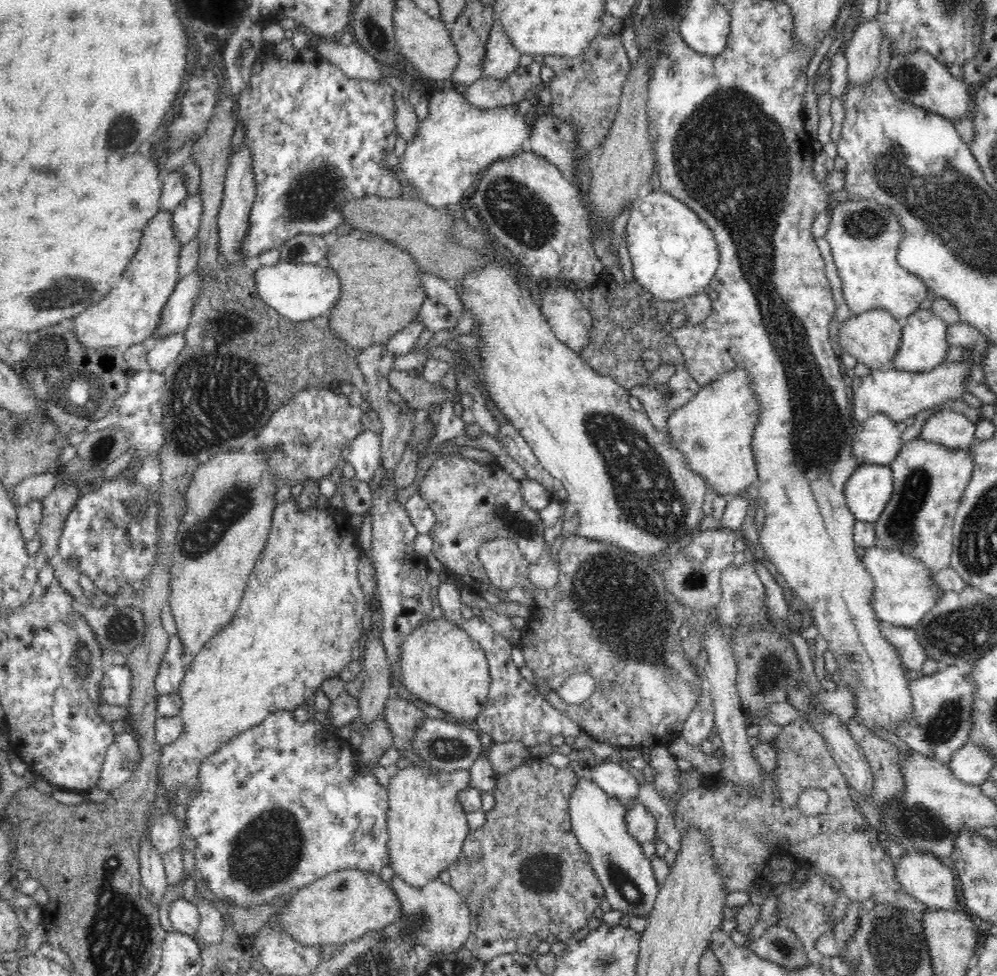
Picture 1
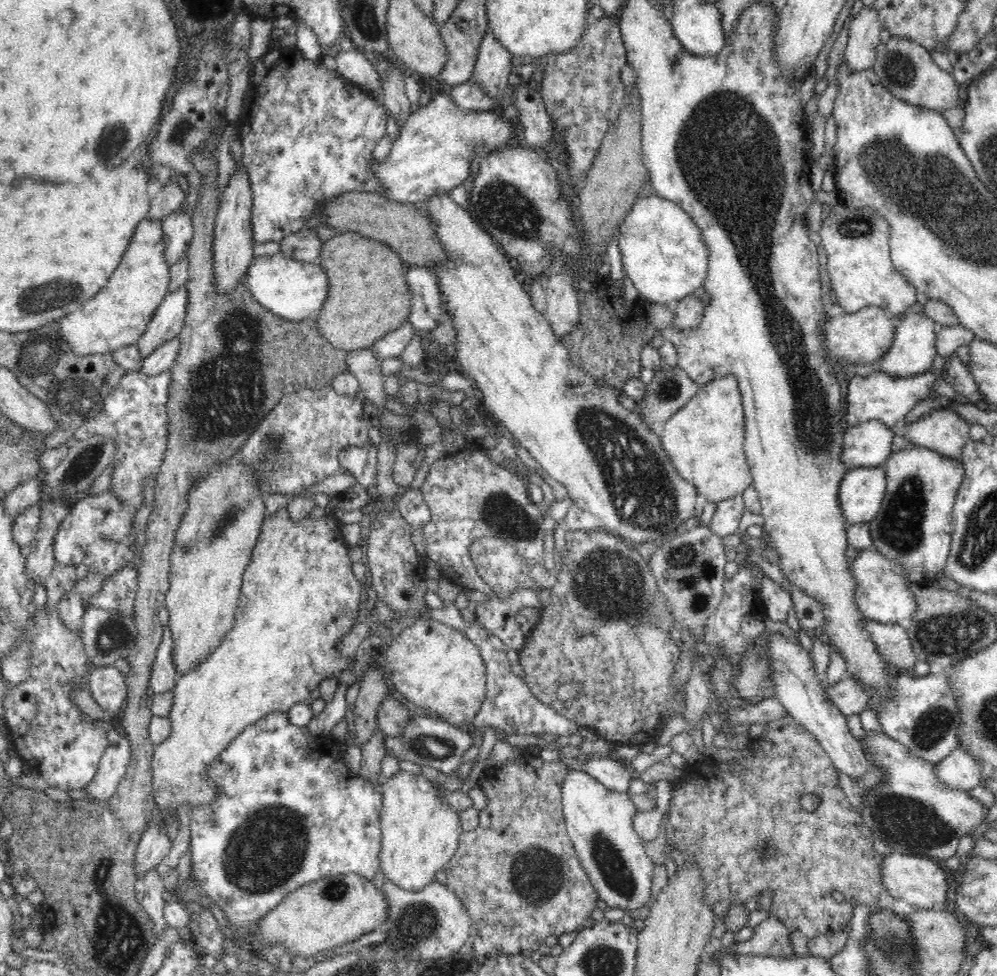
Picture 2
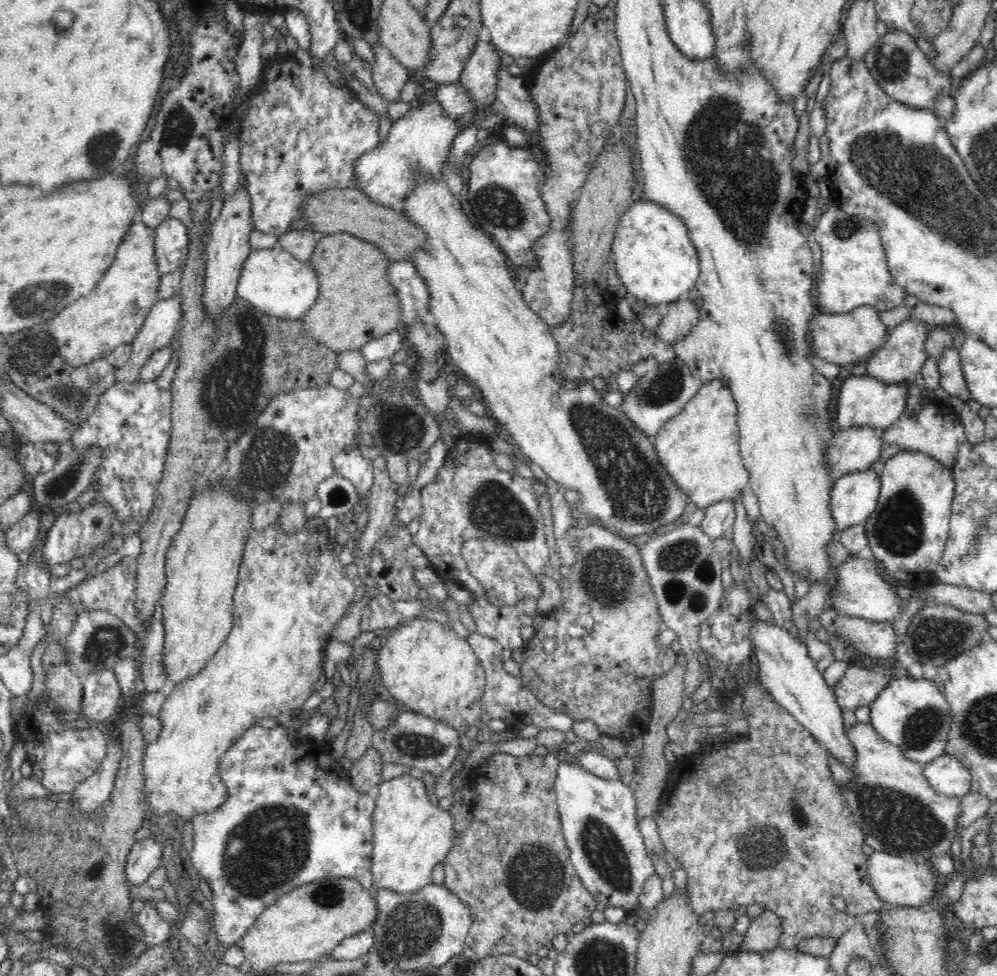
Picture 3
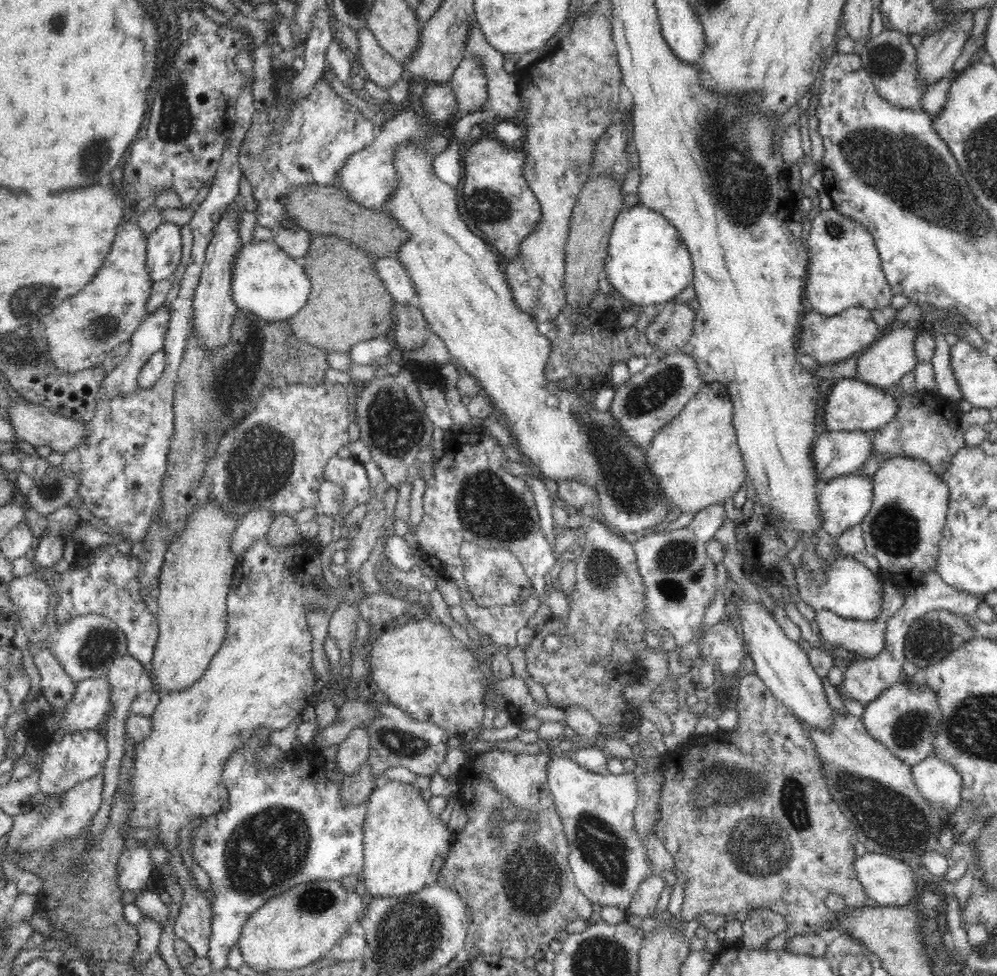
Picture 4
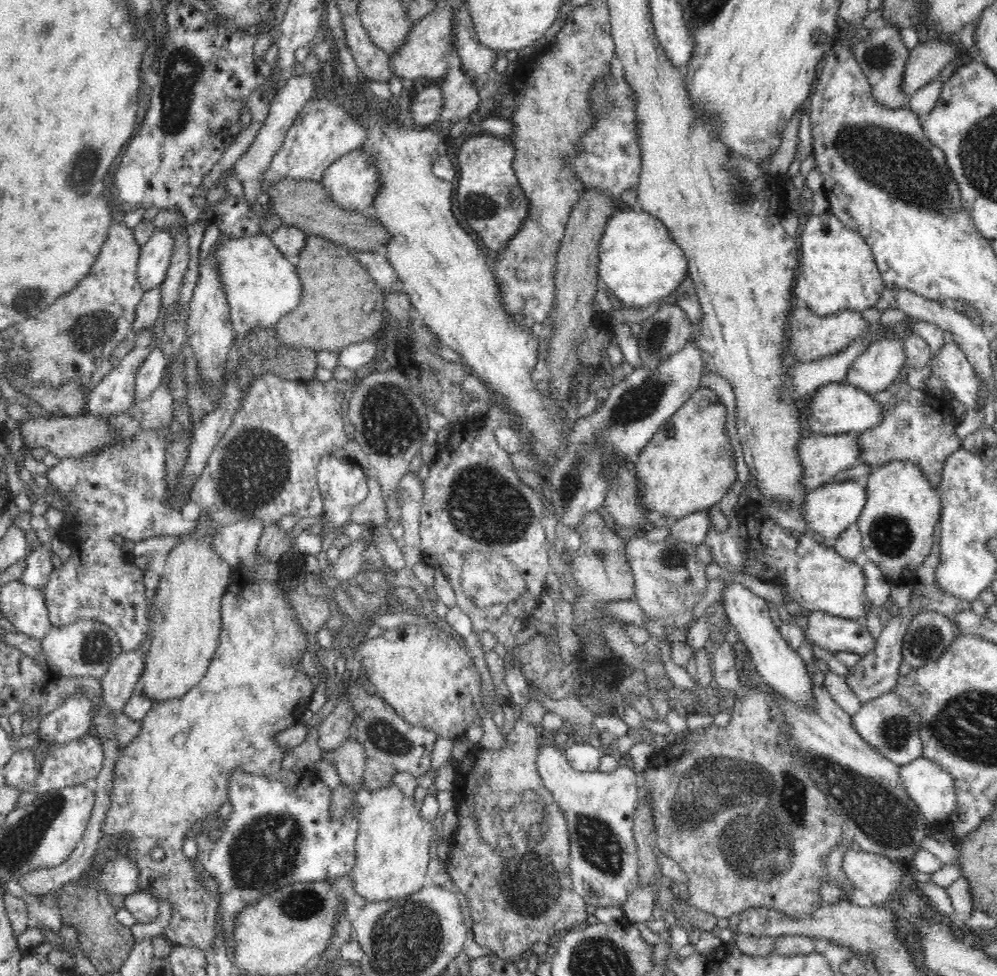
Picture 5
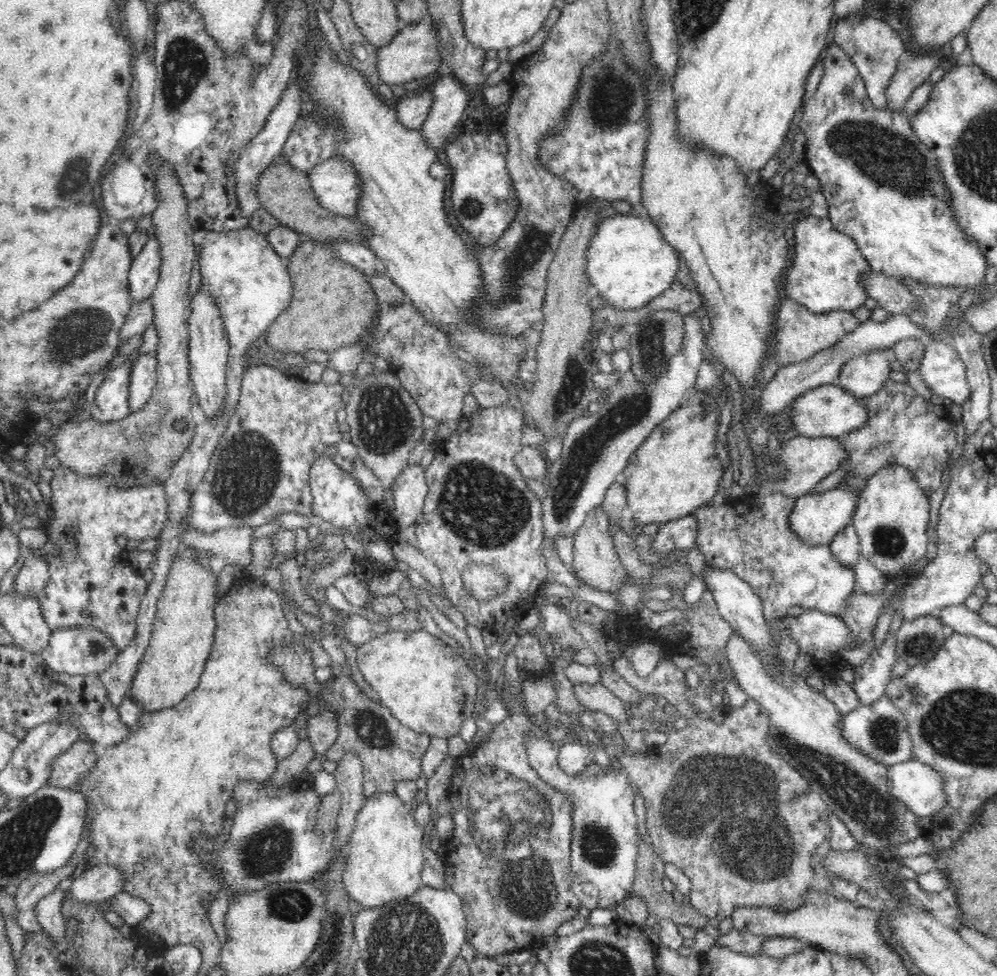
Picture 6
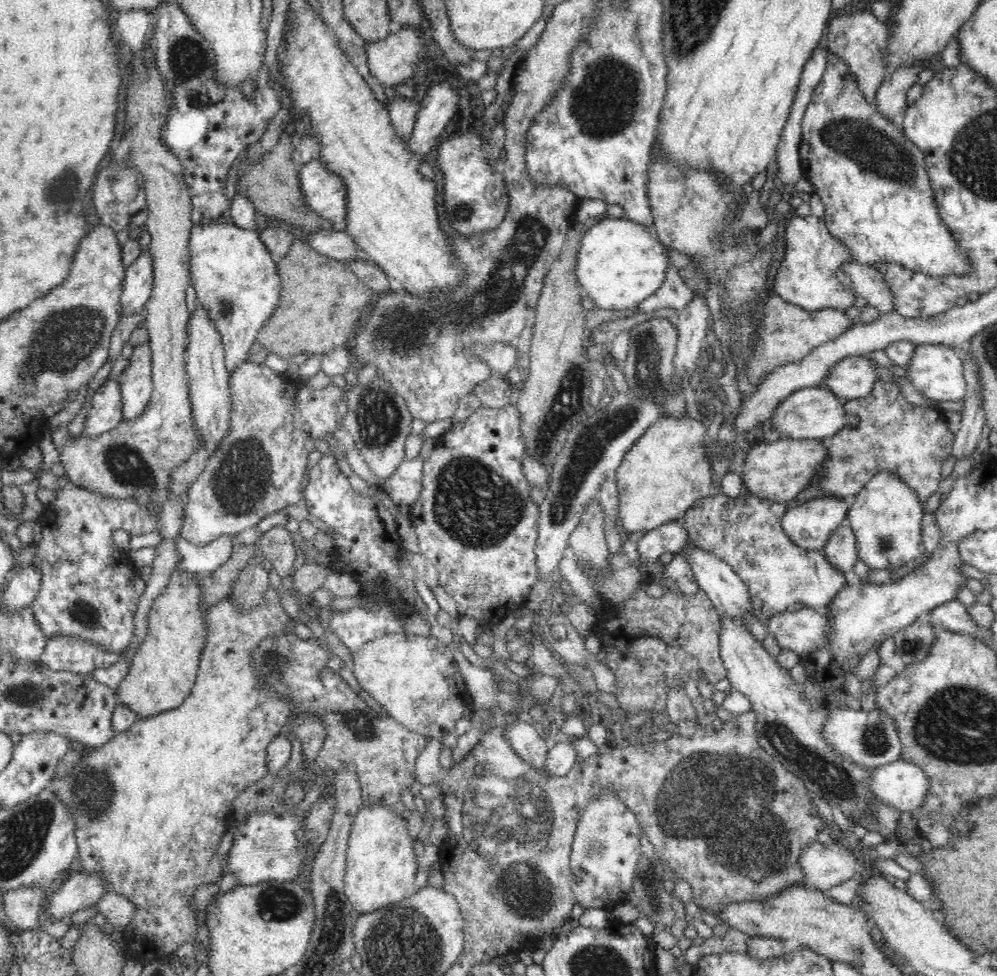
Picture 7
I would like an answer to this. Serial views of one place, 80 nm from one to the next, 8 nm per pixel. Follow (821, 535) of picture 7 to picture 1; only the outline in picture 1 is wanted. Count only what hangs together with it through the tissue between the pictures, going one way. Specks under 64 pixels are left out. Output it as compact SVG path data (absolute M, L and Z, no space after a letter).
M862 463L844 487L855 520L871 523L878 520L890 500L893 486L894 475L889 465Z

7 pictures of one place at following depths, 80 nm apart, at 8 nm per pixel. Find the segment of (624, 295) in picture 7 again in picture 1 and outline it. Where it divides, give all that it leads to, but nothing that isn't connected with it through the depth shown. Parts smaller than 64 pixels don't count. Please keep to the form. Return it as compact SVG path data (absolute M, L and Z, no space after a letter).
M652 191L639 196L632 204L630 218L627 220L626 244L633 266L633 278L656 300L680 300L692 296L695 292L707 291L719 265L720 253L714 233L709 226L684 202L666 194Z

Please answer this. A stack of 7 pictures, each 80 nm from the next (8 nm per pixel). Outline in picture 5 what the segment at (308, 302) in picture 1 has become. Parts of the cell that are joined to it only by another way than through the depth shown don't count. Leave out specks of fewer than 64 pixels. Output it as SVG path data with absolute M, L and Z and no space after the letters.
M269 236L228 237L215 248L215 262L230 305L230 322L235 339L244 339L251 331L270 329L285 314L294 310L302 296L302 281L294 261L284 256Z

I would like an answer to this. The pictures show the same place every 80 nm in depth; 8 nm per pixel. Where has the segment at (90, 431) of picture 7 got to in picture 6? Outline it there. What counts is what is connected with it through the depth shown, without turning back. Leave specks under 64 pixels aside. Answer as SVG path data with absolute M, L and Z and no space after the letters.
M129 360L107 373L105 380L96 391L91 414L96 423L119 422L132 414L128 394L132 366Z

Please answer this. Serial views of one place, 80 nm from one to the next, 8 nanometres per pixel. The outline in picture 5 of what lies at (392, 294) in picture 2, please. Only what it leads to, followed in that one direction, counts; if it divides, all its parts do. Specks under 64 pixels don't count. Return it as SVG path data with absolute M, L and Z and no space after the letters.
M307 236L305 247L300 251L294 265L302 281L302 296L298 306L285 314L273 326L278 341L288 348L306 348L316 352L340 353L350 344L377 339L386 324L385 293L371 277L371 274L353 257L352 249L322 238Z

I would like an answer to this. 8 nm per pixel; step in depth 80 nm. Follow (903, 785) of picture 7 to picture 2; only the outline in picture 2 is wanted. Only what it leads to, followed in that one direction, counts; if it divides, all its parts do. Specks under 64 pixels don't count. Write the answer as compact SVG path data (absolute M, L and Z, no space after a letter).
M961 746L934 765L934 774L948 788L970 790L981 781L981 762Z

